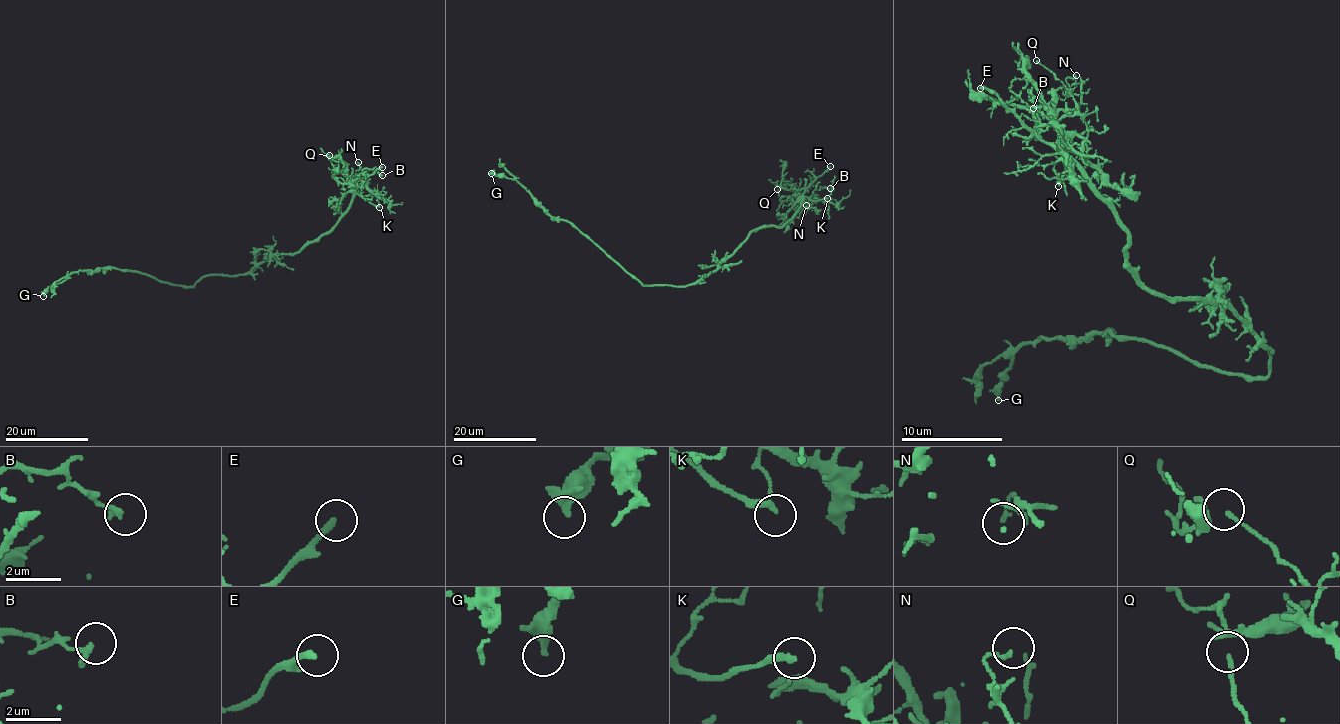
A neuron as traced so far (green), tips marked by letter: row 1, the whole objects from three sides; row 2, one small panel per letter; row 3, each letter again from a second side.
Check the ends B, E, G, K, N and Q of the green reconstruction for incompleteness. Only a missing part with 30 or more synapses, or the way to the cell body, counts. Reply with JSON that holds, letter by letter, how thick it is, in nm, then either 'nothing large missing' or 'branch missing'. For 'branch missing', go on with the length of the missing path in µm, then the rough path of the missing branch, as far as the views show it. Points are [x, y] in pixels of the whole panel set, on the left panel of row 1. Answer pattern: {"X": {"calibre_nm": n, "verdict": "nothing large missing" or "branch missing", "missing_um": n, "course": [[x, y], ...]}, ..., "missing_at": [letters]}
{"B": {"calibre_nm": 240, "verdict": "nothing large missing"}, "E": {"calibre_nm": 240, "verdict": "branch missing", "missing_um": 45, "course": [[382, 167], [386, 170], [375, 154], [356, 146], [351, 152], [368, 105]]}, "G": {"calibre_nm": 380, "verdict": "nothing large missing"}, "K": {"calibre_nm": 170, "verdict": "nothing large missing"}, "N": {"calibre_nm": 120, "verdict": "nothing large missing"}, "Q": {"calibre_nm": 110, "verdict": "nothing large missing"}, "missing_at": ["E"]}

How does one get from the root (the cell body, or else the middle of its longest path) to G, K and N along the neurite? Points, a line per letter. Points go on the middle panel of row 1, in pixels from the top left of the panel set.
G: (688, 285), (643, 285), (576, 227), (554, 218), (514, 179), (491, 173)
K: (688, 285), (713, 272), (754, 230), (767, 226), (781, 227), (797, 212), (806, 196), (815, 201), (827, 198)
N: (688, 285), (713, 272), (754, 230), (781, 227), (807, 198), (812, 203), (808, 201), (806, 205)

